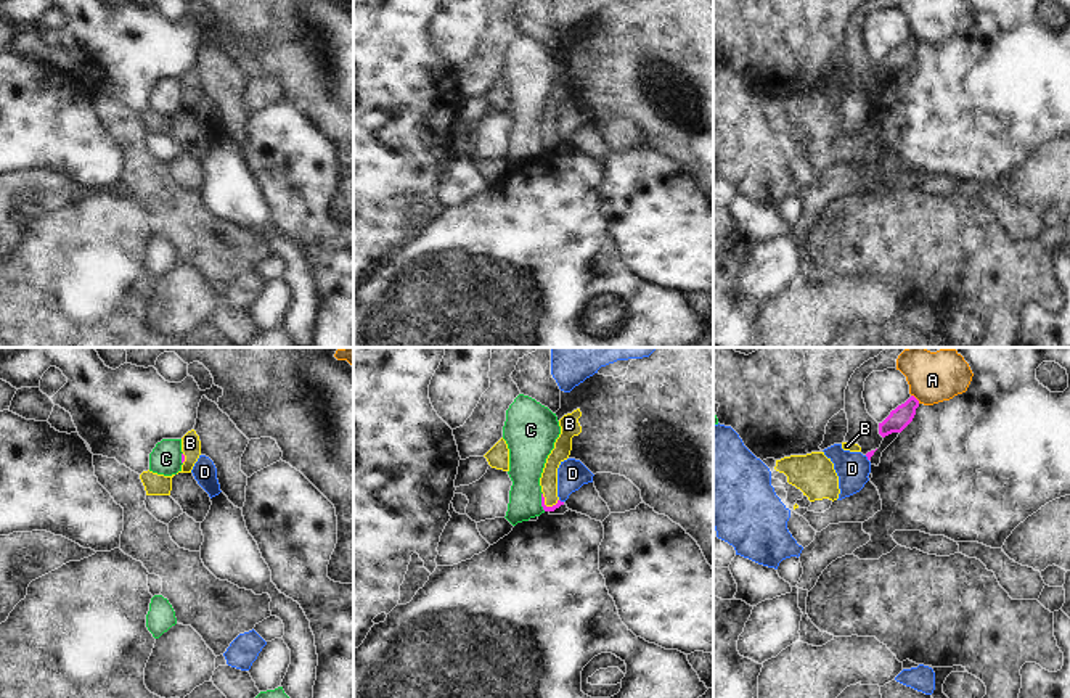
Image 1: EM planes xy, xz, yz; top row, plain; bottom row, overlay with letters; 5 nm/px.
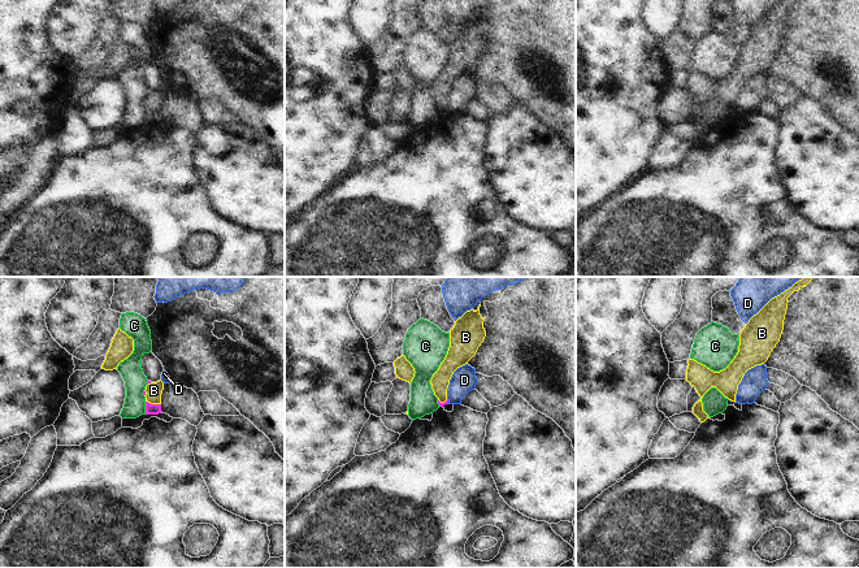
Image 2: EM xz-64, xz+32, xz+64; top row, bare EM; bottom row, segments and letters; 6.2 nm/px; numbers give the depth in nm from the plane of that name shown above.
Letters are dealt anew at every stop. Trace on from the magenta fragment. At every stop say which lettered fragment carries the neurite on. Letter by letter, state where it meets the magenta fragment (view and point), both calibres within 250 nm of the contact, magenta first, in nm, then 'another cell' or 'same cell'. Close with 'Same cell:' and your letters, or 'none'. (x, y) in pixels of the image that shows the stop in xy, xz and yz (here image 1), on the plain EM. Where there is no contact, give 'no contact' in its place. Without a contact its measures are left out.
A: yz (916, 39) | 110/220 nm | another cell
B: xz (545, 145) | 30/90 nm | same cell
C: xz (542, 142) | 30/190 nm | another cell
D: yz (868, 98) | 30/160 nm | another cell
Same cell: B

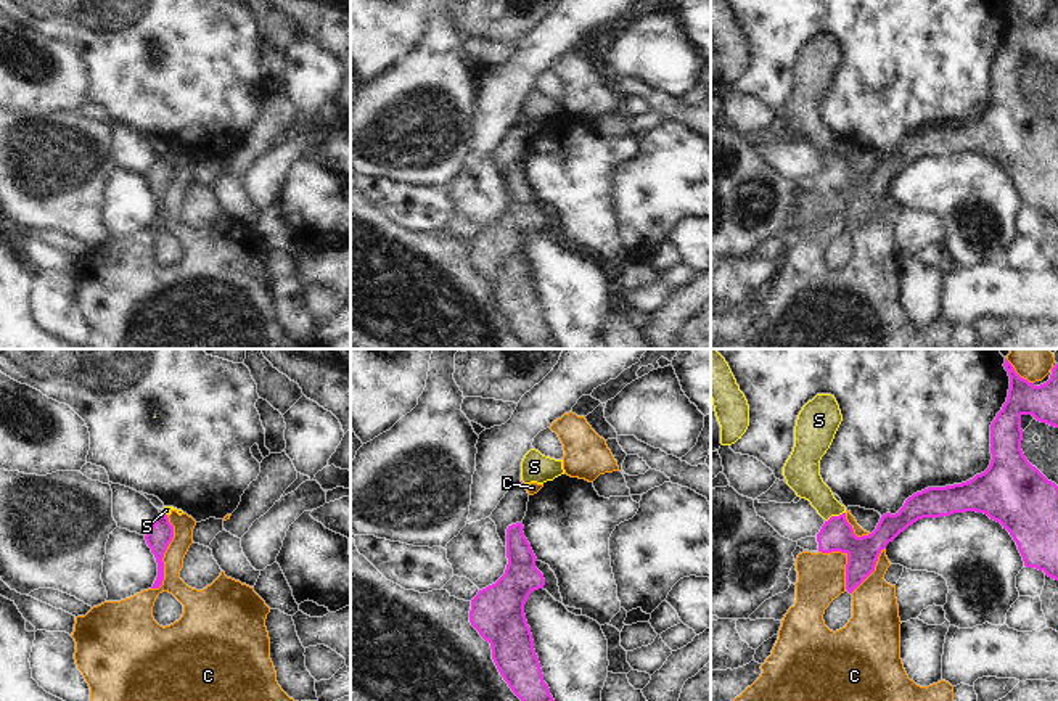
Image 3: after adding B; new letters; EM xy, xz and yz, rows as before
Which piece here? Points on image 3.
C: xy (163, 195) | 120/110 nm | another cell
S: yz (835, 156) | 170/160 nm | same cell
Same cell: S

